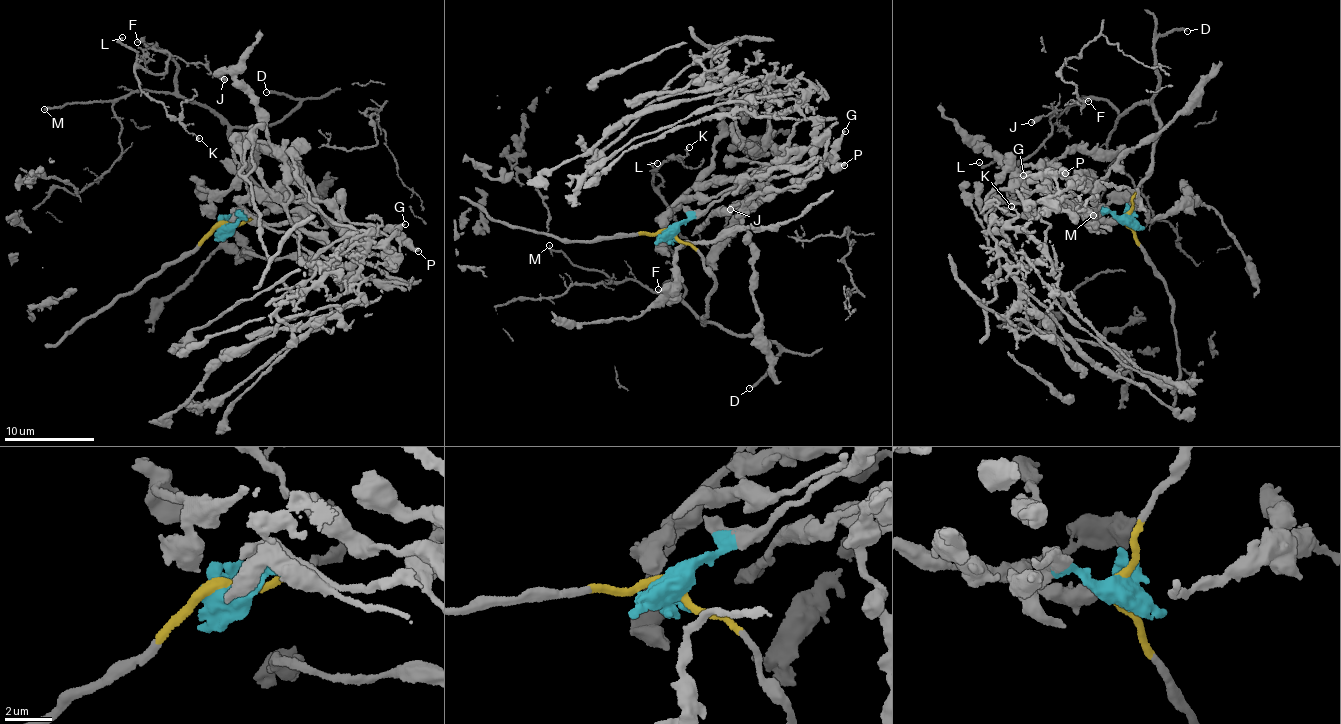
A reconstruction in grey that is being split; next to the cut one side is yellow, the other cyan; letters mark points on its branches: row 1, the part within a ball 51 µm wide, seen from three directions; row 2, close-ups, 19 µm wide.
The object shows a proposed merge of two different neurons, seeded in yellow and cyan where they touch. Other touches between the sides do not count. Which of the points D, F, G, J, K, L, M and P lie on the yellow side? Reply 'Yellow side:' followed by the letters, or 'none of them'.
Yellow side: D, F, J, K, L, M

